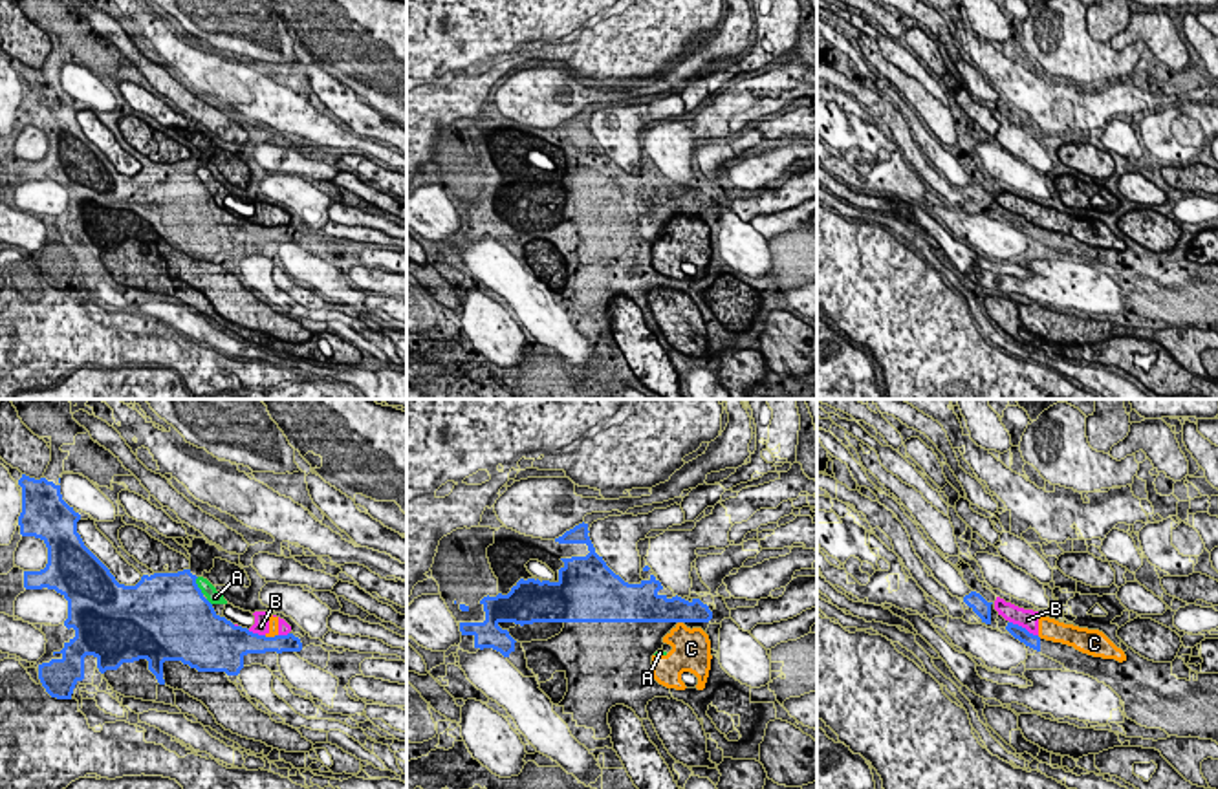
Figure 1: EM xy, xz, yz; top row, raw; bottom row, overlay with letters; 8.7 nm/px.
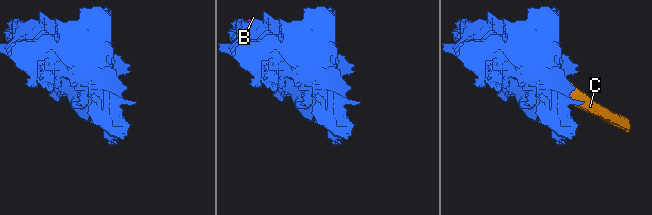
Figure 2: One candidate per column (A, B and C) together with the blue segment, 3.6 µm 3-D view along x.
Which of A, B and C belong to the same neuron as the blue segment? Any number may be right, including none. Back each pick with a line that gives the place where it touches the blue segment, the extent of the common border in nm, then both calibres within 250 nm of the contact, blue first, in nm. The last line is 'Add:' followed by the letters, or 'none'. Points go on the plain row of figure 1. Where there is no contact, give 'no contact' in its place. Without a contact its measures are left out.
Add: none

